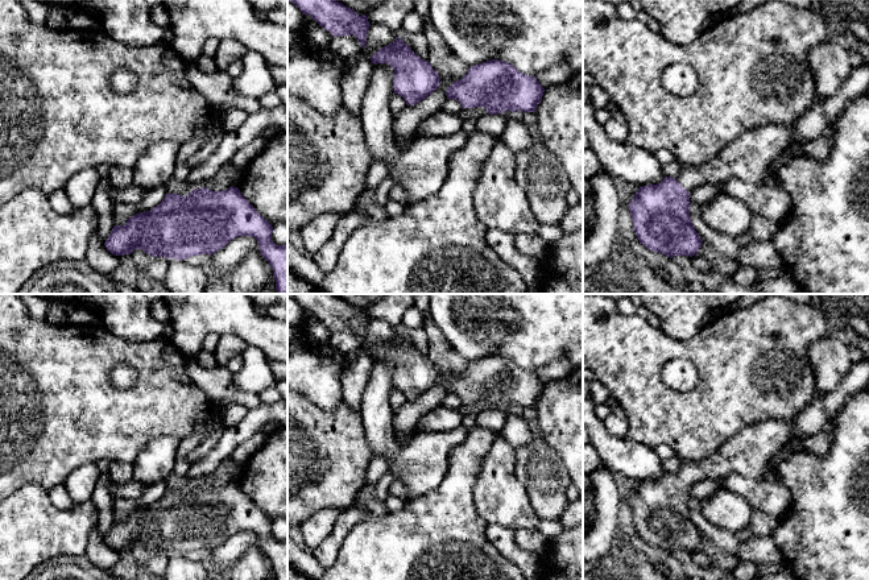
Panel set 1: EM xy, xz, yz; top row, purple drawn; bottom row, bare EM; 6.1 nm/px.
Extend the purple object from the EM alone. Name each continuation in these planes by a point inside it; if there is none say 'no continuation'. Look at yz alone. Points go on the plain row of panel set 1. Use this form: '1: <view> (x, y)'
1: yz (748, 454)

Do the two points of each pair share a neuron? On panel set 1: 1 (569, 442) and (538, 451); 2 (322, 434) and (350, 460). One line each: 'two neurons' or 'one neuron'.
1: two neurons
2: one neuron

